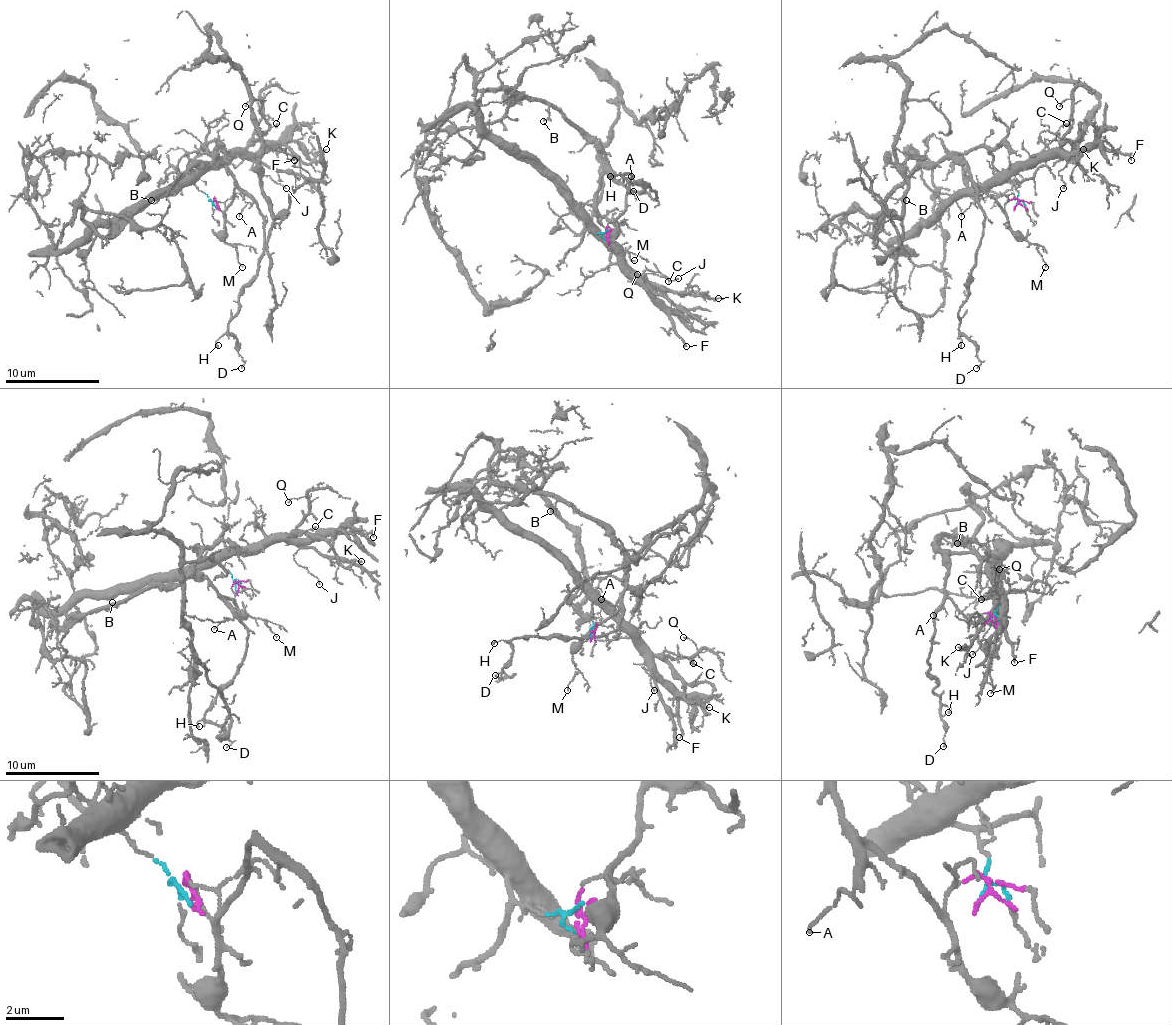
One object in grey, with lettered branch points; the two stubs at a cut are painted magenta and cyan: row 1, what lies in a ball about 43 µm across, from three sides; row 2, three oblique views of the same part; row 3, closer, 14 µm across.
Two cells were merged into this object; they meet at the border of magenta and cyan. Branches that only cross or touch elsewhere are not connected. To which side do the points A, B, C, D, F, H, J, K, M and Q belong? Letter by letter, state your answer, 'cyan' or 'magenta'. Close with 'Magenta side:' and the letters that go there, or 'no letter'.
A: magenta
B: magenta
C: cyan
D: magenta
F: cyan
H: magenta
J: cyan
K: cyan
M: magenta
Q: cyan
Magenta side: A, B, D, H, M

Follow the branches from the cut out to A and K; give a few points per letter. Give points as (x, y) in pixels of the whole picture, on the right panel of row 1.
A: (1015, 207), (1015, 198), (999, 205), (978, 189), (975, 200), (961, 217)
K: (1015, 207), (1018, 191), (1008, 179), (1020, 170), (1034, 167), (1060, 146), (1074, 142), (1076, 163), (1083, 149)

